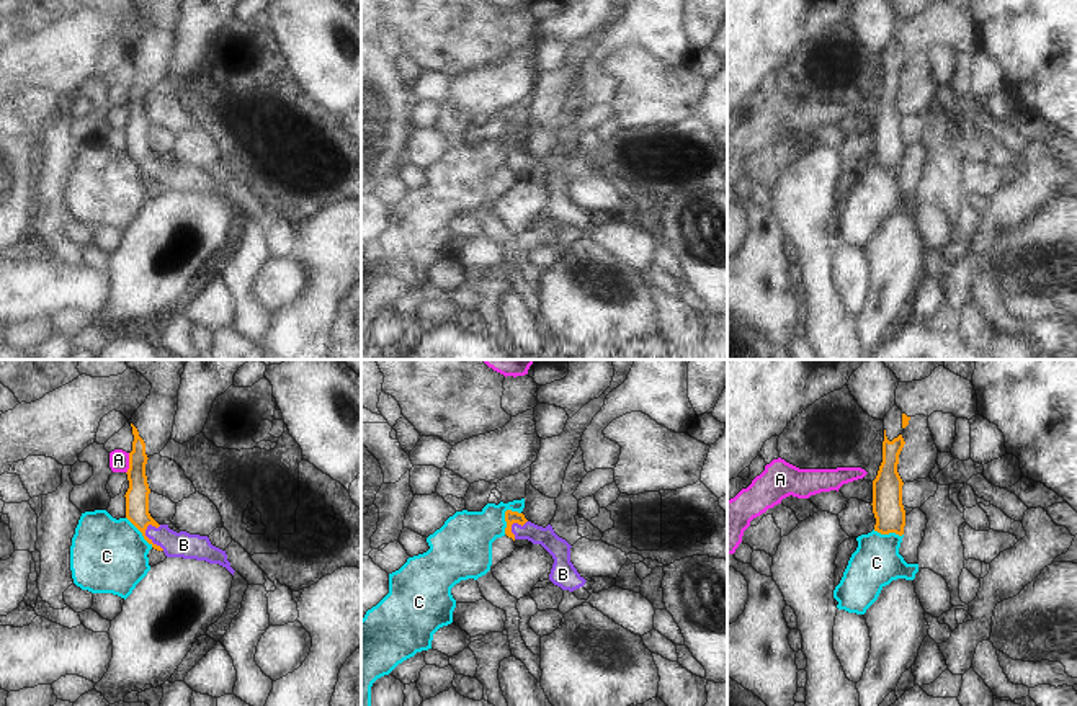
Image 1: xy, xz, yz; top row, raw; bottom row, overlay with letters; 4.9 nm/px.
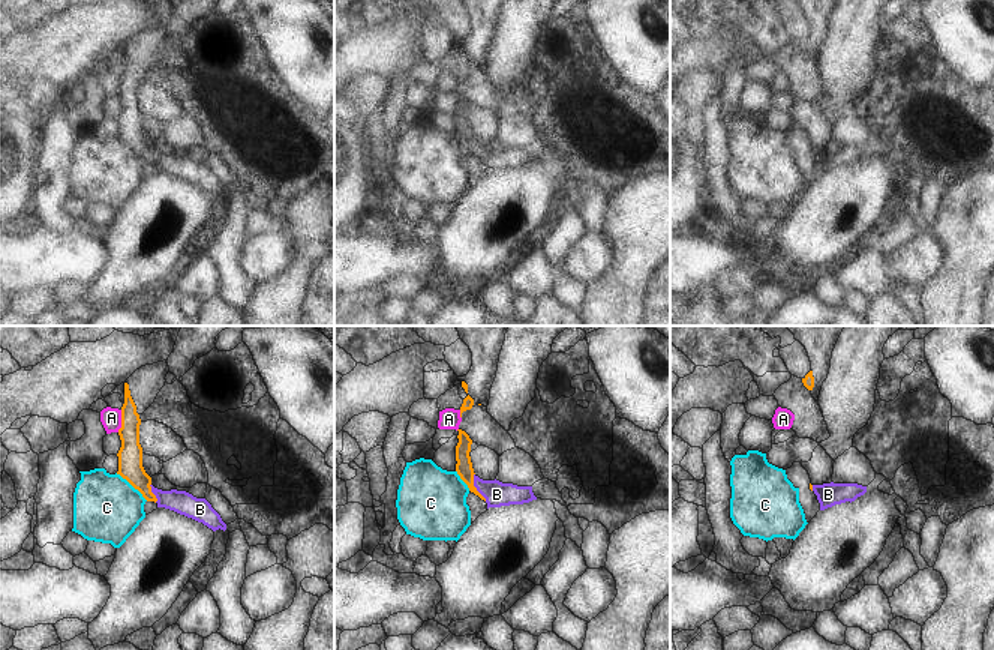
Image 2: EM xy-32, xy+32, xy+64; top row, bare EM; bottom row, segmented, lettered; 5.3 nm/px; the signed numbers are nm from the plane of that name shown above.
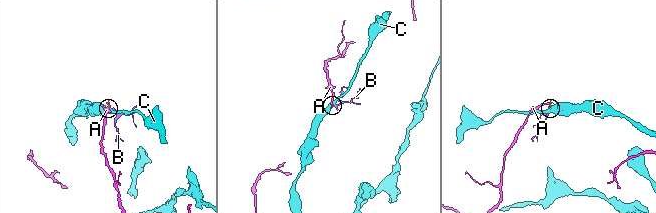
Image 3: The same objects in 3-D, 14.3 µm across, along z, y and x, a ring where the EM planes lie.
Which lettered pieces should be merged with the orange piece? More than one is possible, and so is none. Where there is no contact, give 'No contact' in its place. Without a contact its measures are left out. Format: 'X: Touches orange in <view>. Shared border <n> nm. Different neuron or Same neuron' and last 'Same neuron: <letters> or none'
A: Touches orange in xy. Shared border 110 nm. Different neuron
B: Touches orange in xy. Shared border 150 nm. Same neuron
C: Touches orange in xz. Shared border 140 nm. Different neuron
Same neuron: B.

